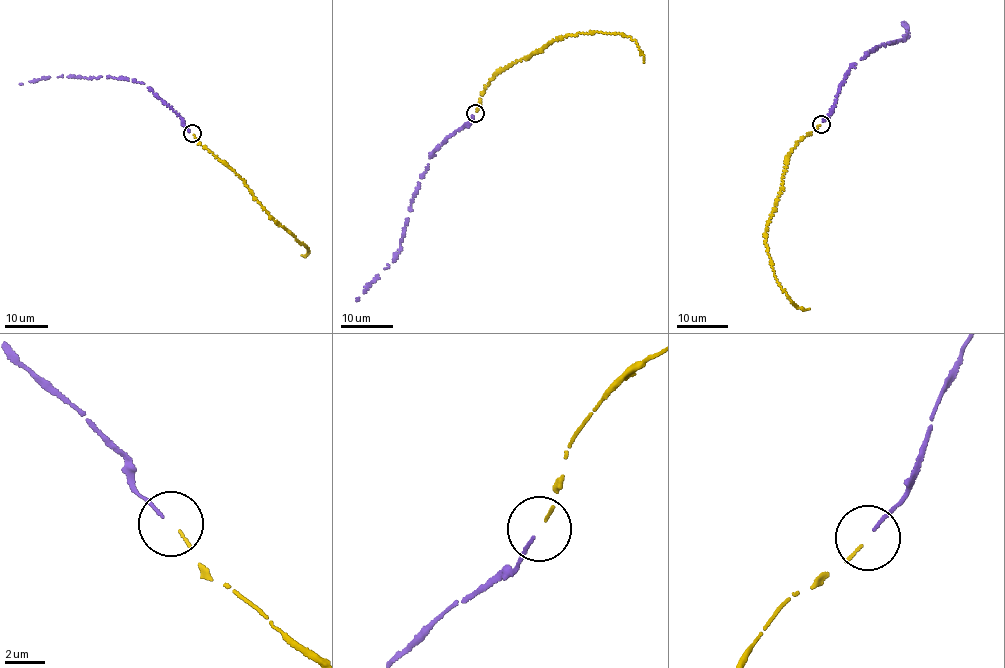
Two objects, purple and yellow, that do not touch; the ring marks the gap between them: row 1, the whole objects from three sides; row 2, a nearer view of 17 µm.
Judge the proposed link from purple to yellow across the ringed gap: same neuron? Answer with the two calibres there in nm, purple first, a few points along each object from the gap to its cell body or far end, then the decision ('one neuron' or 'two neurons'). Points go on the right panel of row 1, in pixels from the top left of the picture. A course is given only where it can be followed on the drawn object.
150/140 nm | purple via (822, 122), (834, 106), (840, 85), (853, 62), (864, 59), (883, 43), (903, 39), (908, 33), (904, 21) | yellow via (820, 125), (798, 140), (788, 153), (783, 185), (766, 238), (772, 266), (784, 292), (796, 305), (810, 309) | one neuron

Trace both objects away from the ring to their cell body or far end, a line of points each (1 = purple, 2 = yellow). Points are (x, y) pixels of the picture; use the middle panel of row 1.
1: (474, 115), (428, 157), (428, 169), (409, 209), (401, 247), (356, 299)
2: (477, 110), (484, 88), (493, 75), (565, 36), (594, 33), (624, 34), (638, 47), (645, 63)

